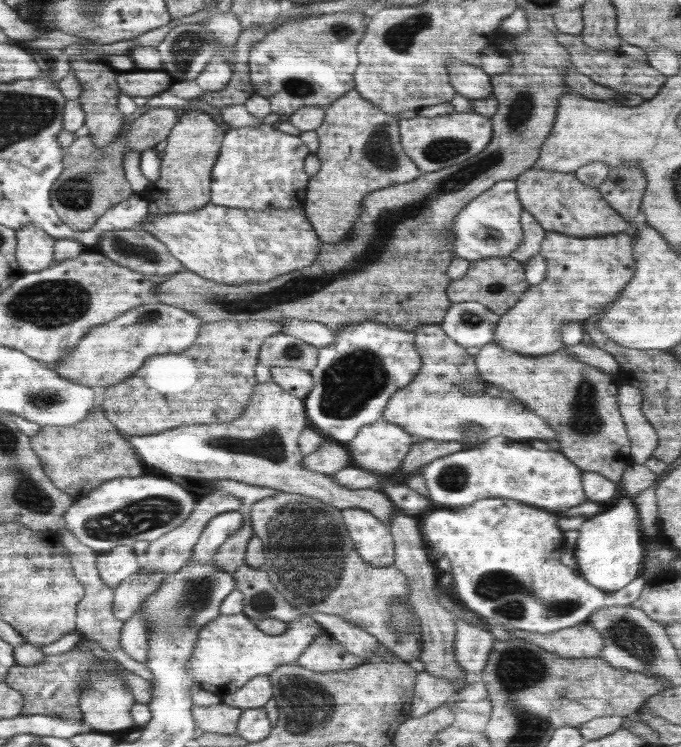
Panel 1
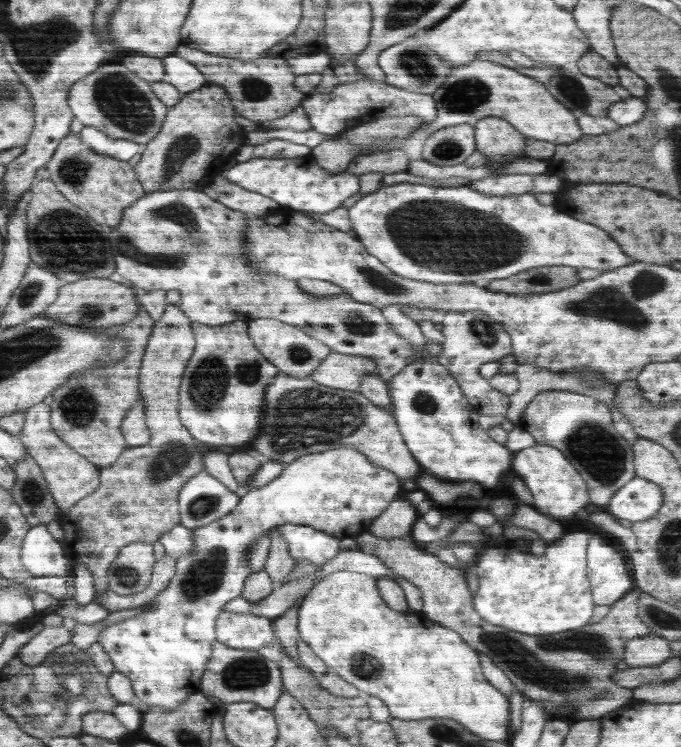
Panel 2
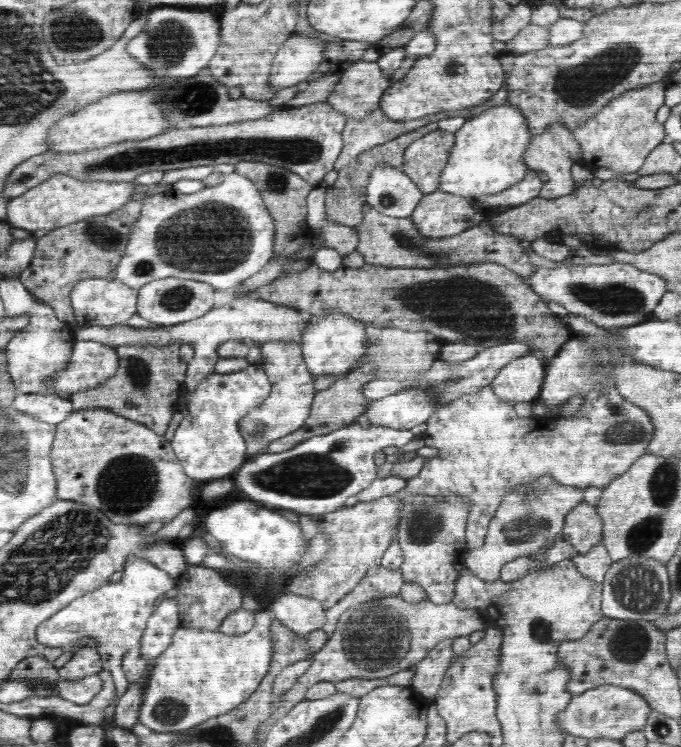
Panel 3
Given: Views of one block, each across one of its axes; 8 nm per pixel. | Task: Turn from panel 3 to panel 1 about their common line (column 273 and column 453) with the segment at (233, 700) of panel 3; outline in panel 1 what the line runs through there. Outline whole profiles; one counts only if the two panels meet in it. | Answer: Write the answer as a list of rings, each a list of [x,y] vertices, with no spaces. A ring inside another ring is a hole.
[[[454,617],[456,624],[454,638],[454,658],[456,664],[468,676],[479,677],[486,666],[492,644],[495,641],[490,630],[476,627],[460,617]]]

